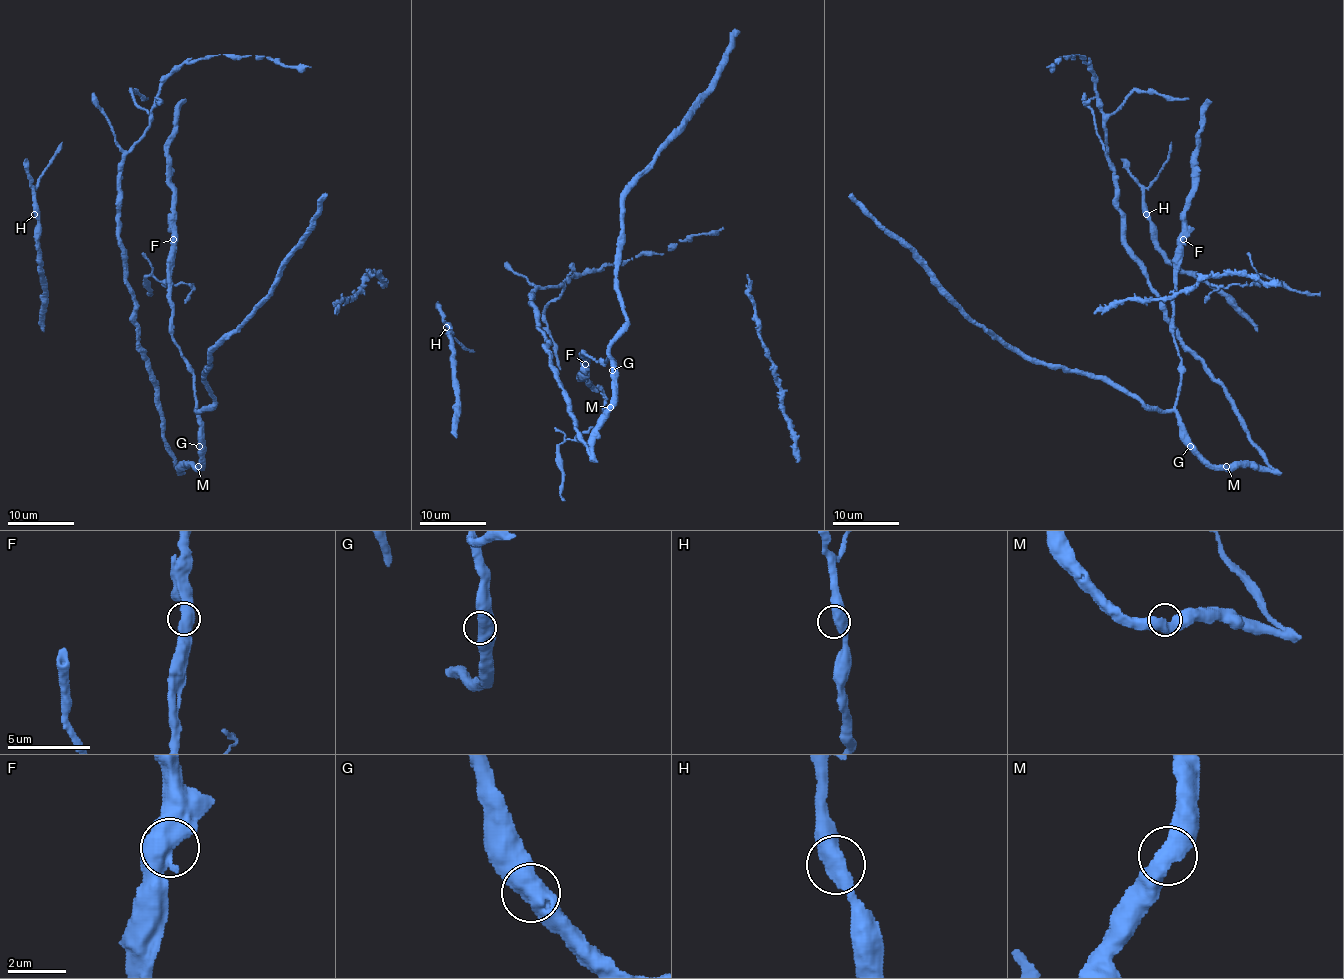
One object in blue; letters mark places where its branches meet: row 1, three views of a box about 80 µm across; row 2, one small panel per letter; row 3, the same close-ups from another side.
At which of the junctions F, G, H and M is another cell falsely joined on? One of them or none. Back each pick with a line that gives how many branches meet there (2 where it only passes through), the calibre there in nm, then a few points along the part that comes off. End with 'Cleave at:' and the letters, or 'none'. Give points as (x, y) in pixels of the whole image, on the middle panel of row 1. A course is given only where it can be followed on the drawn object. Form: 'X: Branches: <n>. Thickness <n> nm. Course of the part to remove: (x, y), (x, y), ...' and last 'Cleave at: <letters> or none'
Cleave at: none

